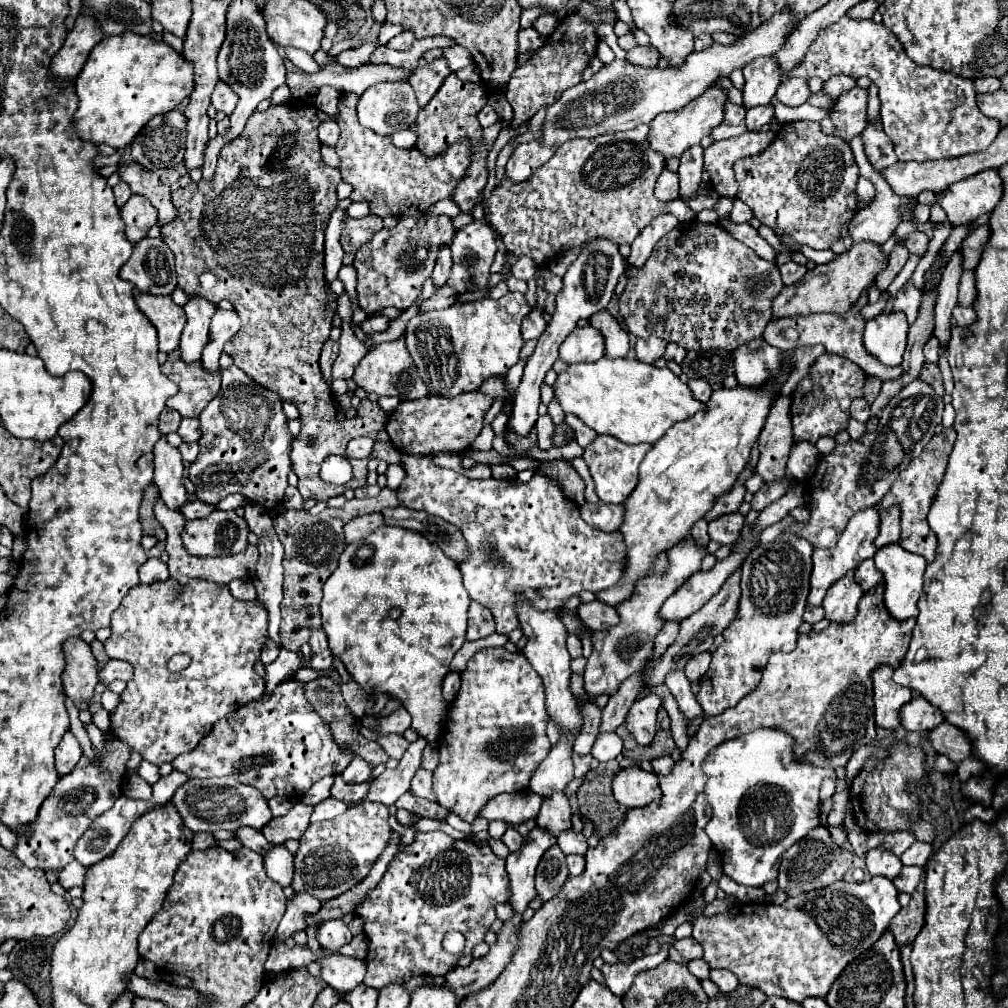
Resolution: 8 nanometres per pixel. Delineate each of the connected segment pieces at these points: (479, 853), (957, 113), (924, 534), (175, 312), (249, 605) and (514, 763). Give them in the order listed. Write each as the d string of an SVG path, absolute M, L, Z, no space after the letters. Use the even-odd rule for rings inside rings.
M444 831L434 833L418 833L416 841L398 853L382 881L376 885L374 891L362 901L356 909L366 921L366 937L368 937L368 973L364 985L374 989L386 987L386 983L406 983L414 975L446 975L450 969L456 967L458 955L450 955L442 949L442 939L448 931L460 931L466 937L466 947L462 955L470 955L472 949L484 941L486 931L496 921L496 905L508 903L510 899L510 879L506 873L504 859L496 857L486 843L470 843L470 841L456 841Z
M844 15L840 21L824 27L818 37L812 41L808 47L806 55L802 61L788 71L788 77L802 77L802 79L812 79L820 77L822 81L828 81L834 75L856 75L856 77L870 77L872 83L878 85L880 89L880 117L886 135L892 139L896 155L900 161L926 161L926 159L950 159L950 157L960 157L968 155L974 151L986 149L992 139L996 139L998 131L1002 129L998 119L990 119L980 113L976 105L976 89L974 81L958 77L954 73L938 71L932 67L922 67L916 65L902 49L898 39L884 27L876 25L874 21L856 21Z
M948 427L944 429L942 433L934 435L930 439L930 443L924 447L924 451L920 453L920 457L912 459L910 465L898 475L898 479L894 481L894 487L884 495L882 499L882 507L892 507L892 505L898 505L900 511L902 511L902 517L900 517L900 525L902 525L902 535L900 535L900 545L910 551L910 553L916 553L916 555L922 555L926 561L934 561L936 557L936 535L928 529L928 523L926 523L926 515L928 515L928 509L930 509L930 503L934 501L934 495L936 495L936 489L938 489L938 483L942 481L944 477L944 471L946 471L946 463L948 463L948 455L952 451L952 445L954 445L954 439L956 439L956 431L954 427Z
M140 293L136 297L136 305L156 327L160 351L164 353L174 351L178 347L182 329L186 325L184 309L178 307L170 297L154 297L146 293Z
M174 579L138 585L122 599L118 611L114 611L110 629L112 635L104 641L106 655L110 659L124 659L134 667L134 677L122 691L116 709L110 713L110 731L138 751L144 761L162 765L192 751L218 719L264 693L264 681L254 671L254 661L260 657L262 643L268 639L268 613L258 601L234 599L228 585L200 579L192 579L186 585L174 583ZM176 653L188 653L192 663L180 673L170 673L166 663Z
M490 647L468 661L466 671L462 673L460 691L448 707L444 745L442 739L438 743L440 763L434 771L434 791L442 807L472 823L488 799L500 793L518 793L528 789L532 773L552 747L546 737L550 717L544 699L546 693L542 677L530 667L530 663L526 663L522 653L508 653L504 647Z

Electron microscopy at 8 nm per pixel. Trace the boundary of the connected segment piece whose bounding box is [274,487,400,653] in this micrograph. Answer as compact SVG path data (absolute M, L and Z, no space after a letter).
M384 487L378 497L374 499L352 499L346 501L340 509L324 509L318 515L298 513L298 511L284 511L278 515L274 529L278 533L278 539L284 545L284 599L280 603L282 611L282 623L280 623L280 641L282 647L288 651L300 651L304 643L310 639L312 629L322 629L320 621L320 601L322 601L322 585L336 569L340 553L346 549L346 543L342 543L342 527L360 515L382 511L386 507L398 507L400 499L396 489Z

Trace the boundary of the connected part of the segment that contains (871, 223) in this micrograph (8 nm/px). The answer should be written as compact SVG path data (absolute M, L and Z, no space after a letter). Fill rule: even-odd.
M856 135L852 141L850 141L850 147L852 147L852 151L854 151L854 157L856 157L856 163L858 163L858 167L860 167L860 175L862 177L866 177L866 179L870 179L872 183L874 183L874 187L876 187L876 197L874 197L874 201L866 207L866 209L862 209L862 211L858 211L856 213L856 217L852 219L852 223L850 223L850 235L852 235L852 239L858 243L858 241L874 241L874 243L886 243L890 237L892 237L892 233L896 231L896 227L898 227L898 223L902 221L902 209L914 209L916 207L916 199L914 197L902 197L902 195L896 195L894 191L892 191L892 187L886 183L886 179L882 179L882 175L878 173L878 171L874 171L874 167L870 167L870 161L866 159L866 155L864 155L864 147L862 147L862 141L860 141L860 135Z

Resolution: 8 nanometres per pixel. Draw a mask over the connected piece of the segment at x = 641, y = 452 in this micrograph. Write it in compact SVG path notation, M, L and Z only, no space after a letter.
M598 435L586 449L582 459L586 461L594 483L596 483L596 493L600 501L604 503L624 503L628 495L634 491L638 485L638 467L644 459L644 455L652 449L650 443L638 443L638 445L626 445L620 439L614 439L612 435Z

